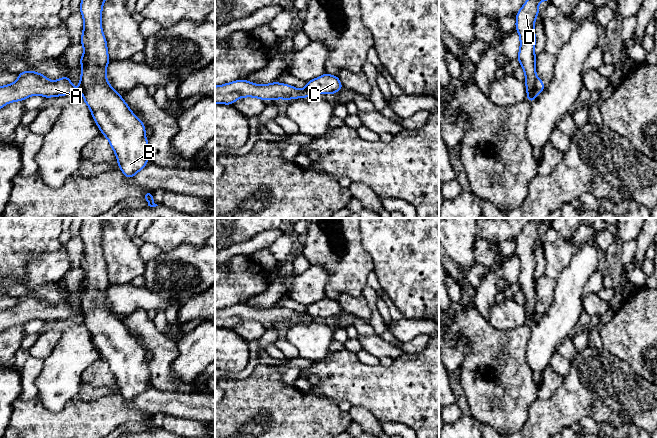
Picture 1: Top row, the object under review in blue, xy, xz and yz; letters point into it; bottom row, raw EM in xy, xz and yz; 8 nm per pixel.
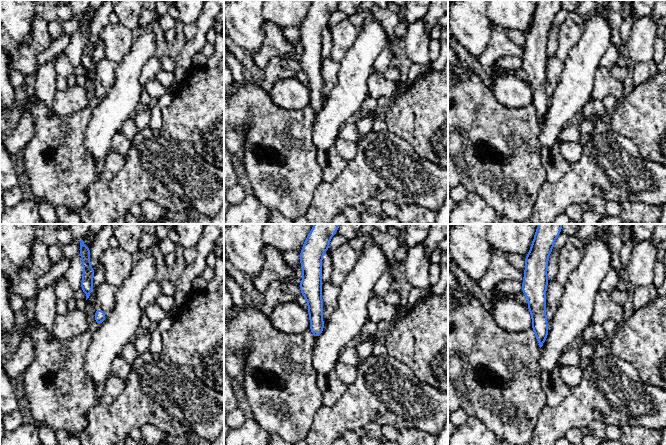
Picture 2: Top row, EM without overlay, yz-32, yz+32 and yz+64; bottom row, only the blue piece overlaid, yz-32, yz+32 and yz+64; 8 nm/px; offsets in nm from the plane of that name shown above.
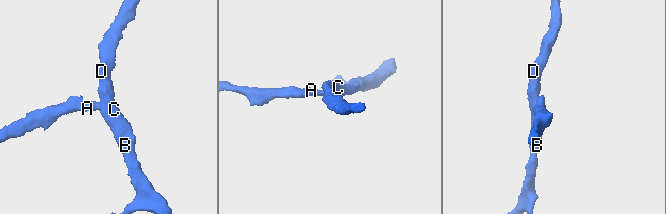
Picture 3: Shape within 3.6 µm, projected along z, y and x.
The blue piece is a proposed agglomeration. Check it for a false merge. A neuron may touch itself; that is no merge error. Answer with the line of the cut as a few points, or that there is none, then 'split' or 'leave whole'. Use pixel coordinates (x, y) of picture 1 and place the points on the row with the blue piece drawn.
cut in yz along (536, 78), (535, 92), (537, 94); split

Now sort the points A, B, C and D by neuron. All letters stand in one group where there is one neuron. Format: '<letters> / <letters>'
A / B C D

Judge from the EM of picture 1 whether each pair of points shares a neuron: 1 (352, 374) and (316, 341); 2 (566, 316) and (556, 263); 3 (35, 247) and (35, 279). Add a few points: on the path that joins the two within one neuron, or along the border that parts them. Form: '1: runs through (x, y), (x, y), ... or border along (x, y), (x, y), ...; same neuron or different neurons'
1: border along (329, 352), (322, 360), (314, 362); different neurons
2: border along (572, 256), (568, 265), (556, 280); different neurons
3: border along (58, 249), (34, 255), (27, 265), (26, 277); different neurons

